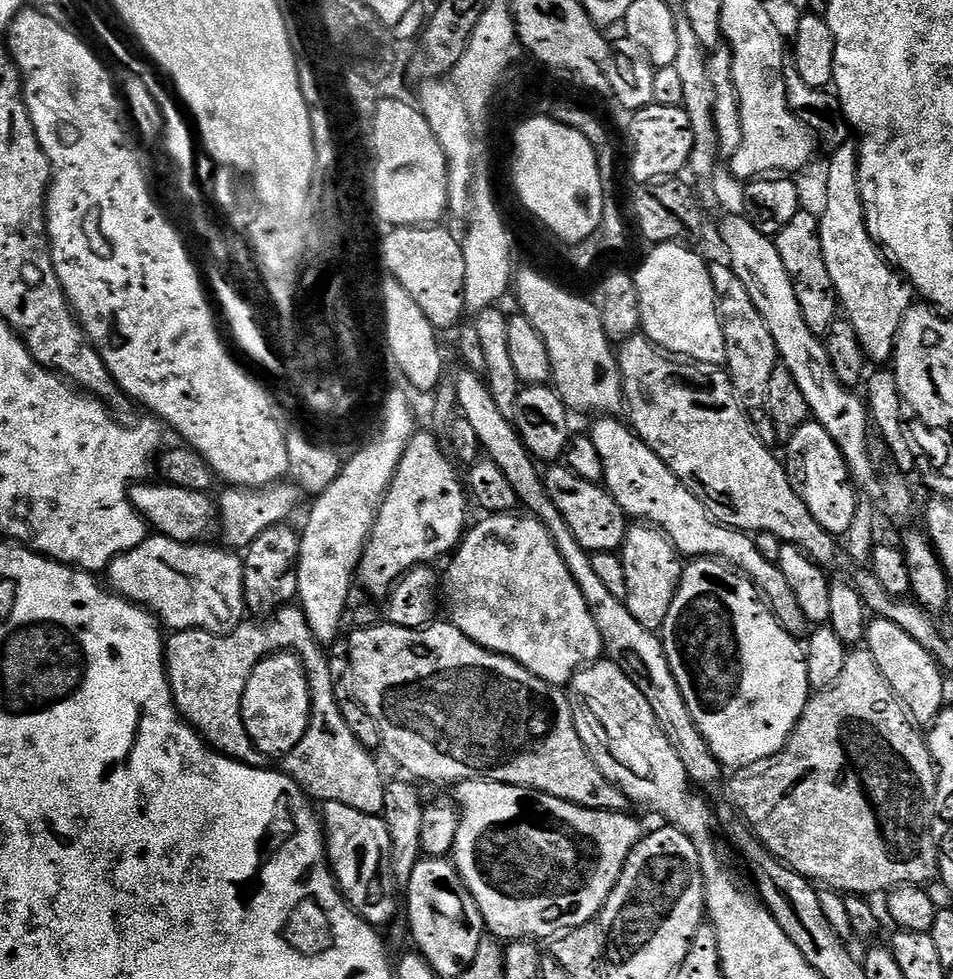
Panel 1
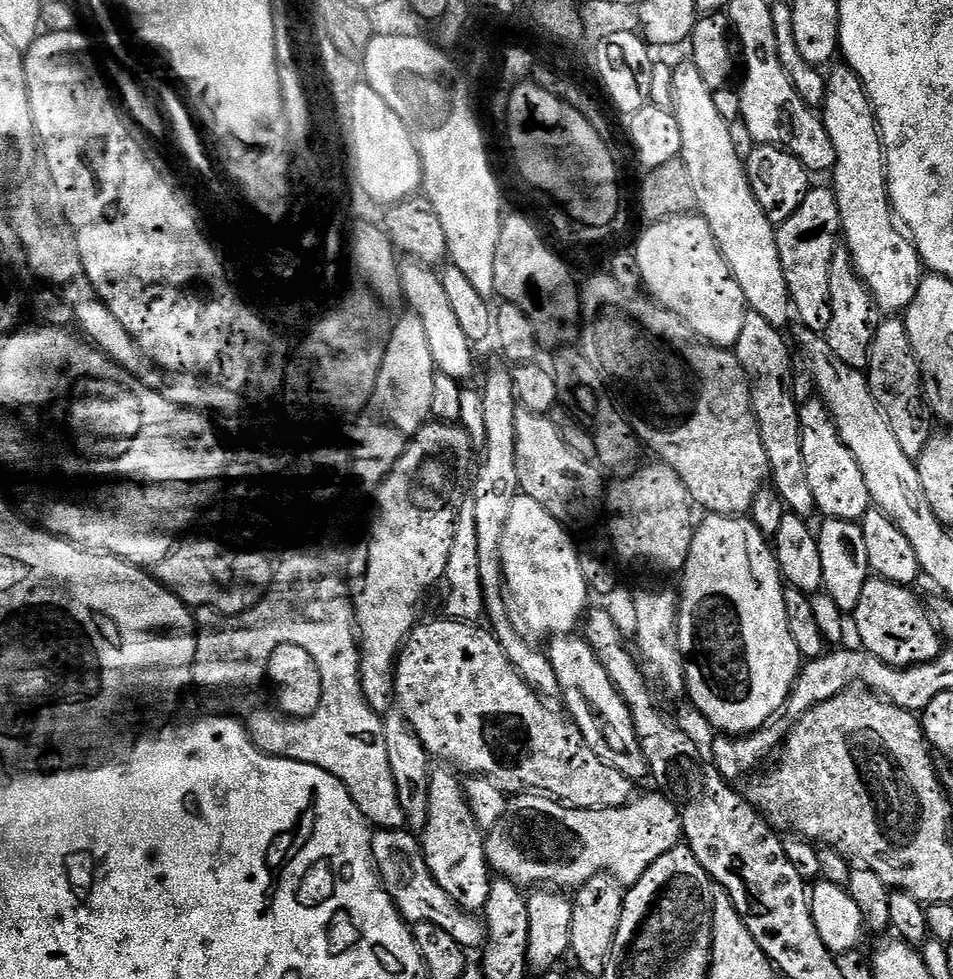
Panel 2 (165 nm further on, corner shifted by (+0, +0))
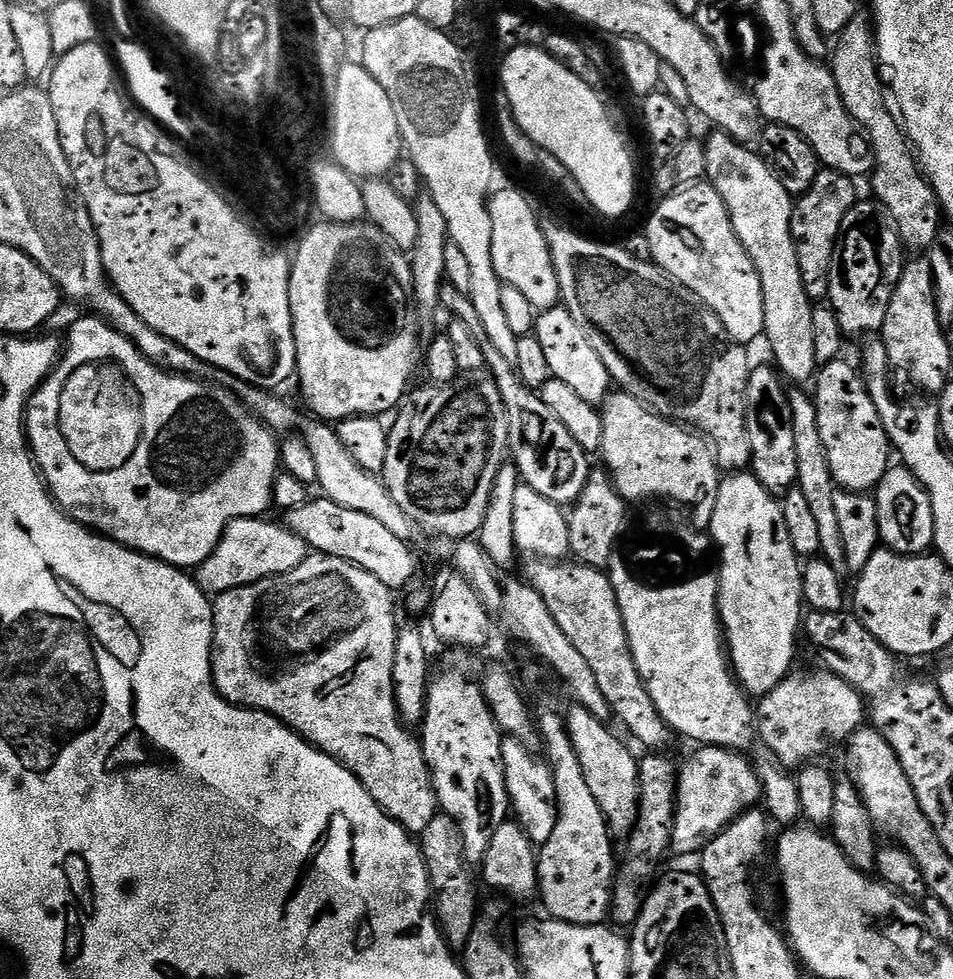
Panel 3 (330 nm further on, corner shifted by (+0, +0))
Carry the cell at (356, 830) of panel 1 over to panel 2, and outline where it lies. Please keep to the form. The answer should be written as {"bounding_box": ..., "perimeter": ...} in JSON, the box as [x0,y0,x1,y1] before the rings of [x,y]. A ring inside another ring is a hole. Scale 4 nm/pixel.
{"bounding_box":[372,830,486,949],"perimeter":[[[376,830],[372,833],[372,859],[376,862],[376,870],[384,882],[384,889],[396,904],[400,915],[413,924],[433,924],[442,926],[454,942],[464,949],[483,949],[486,944],[486,929],[483,919],[471,912],[463,912],[456,903],[438,886],[434,874],[426,866],[426,858],[421,841],[408,830]]]}

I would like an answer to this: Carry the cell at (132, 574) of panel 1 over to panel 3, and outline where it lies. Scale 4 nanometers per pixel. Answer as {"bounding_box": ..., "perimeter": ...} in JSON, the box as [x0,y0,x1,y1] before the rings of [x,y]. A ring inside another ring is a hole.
{"bounding_box":[194,518,310,594],"perimeter":[[[268,518],[232,520],[222,534],[214,554],[195,569],[194,579],[205,594],[219,594],[265,580],[268,576],[281,576],[294,570],[310,555],[308,543],[294,534],[283,523],[271,524]]]}

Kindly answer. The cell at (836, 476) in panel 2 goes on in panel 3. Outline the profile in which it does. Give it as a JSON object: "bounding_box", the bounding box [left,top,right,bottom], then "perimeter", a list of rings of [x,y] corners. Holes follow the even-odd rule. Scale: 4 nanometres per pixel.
{"bounding_box":[814,358,890,493],"perimeter":[[[837,358],[823,365],[814,377],[814,399],[818,414],[818,434],[822,434],[822,446],[826,450],[826,462],[830,464],[830,474],[843,491],[871,493],[880,484],[880,480],[888,473],[890,461],[890,445],[888,435],[882,426],[882,418],[874,406],[868,393],[868,385],[861,373],[844,358]]]}

